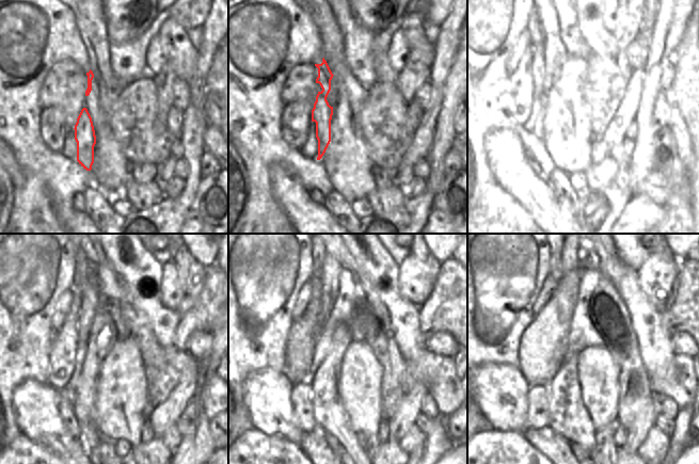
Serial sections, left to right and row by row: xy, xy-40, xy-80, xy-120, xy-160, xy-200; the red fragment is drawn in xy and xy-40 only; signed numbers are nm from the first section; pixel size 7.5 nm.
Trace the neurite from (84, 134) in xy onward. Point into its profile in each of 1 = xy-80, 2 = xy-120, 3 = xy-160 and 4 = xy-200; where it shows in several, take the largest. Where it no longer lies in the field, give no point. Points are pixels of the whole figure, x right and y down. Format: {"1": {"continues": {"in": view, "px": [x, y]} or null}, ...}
{"1": {"continues": {"in": "xy-80", "px": [560, 106]}}, "2": {"continues": {"in": "xy-120", "px": [91, 302]}}, "3": {"continues": {"in": "xy-160", "px": [331, 269]}}, "4": {"continues": {"in": "xy-200", "px": [569, 255]}}}

